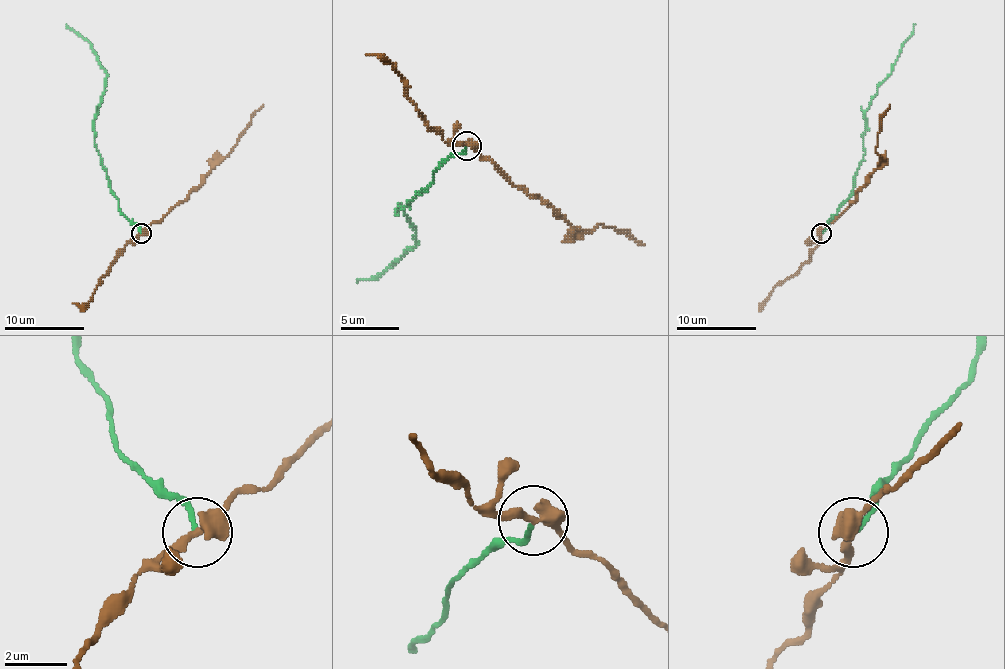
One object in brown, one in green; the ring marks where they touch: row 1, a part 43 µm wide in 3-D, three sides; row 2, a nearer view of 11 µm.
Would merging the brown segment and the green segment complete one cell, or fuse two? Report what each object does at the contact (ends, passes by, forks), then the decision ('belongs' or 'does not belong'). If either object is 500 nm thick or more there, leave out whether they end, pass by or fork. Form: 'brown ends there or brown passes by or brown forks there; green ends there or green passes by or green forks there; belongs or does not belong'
brown passes by; green ends there; does not belong

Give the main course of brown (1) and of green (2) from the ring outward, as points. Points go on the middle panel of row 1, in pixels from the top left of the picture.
1: (465, 145), (574, 227), (591, 230), (597, 224), (626, 230), (644, 244)
2: (465, 148), (436, 171), (404, 209), (398, 206), (416, 233), (413, 247), (378, 276), (357, 282)

